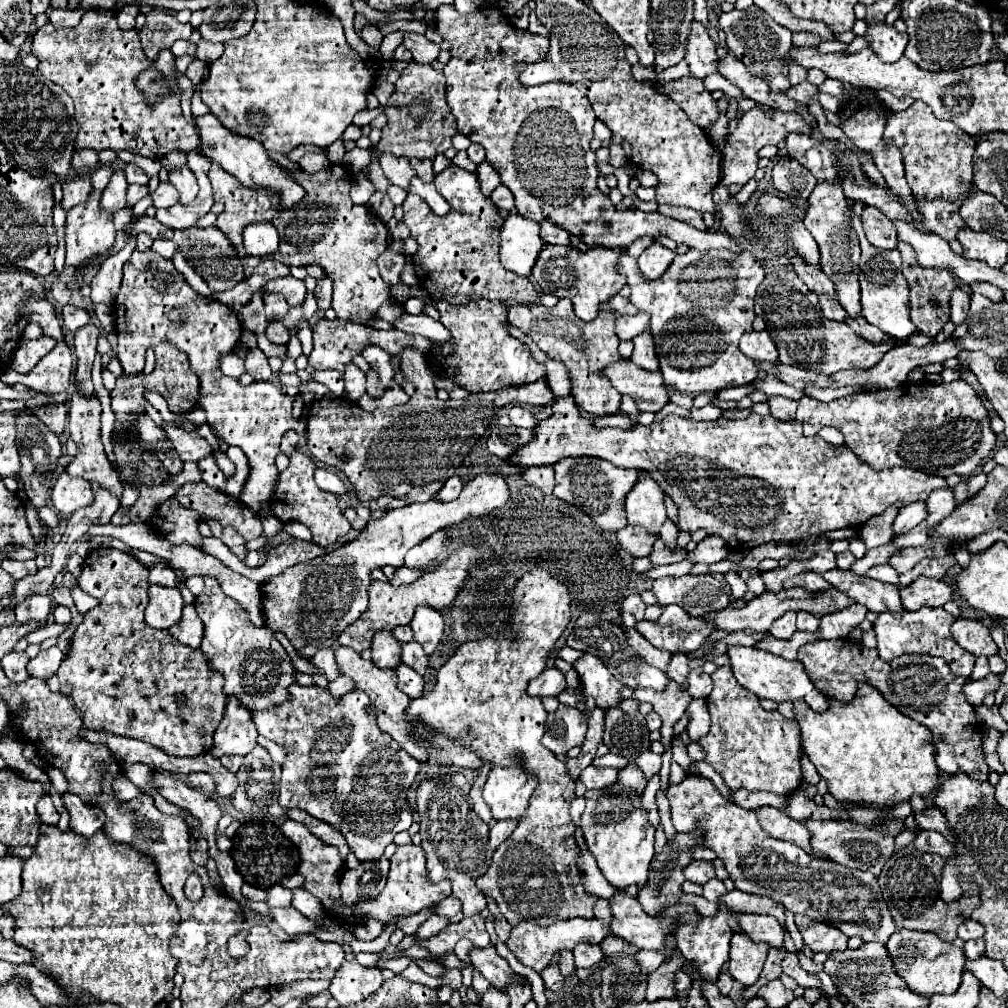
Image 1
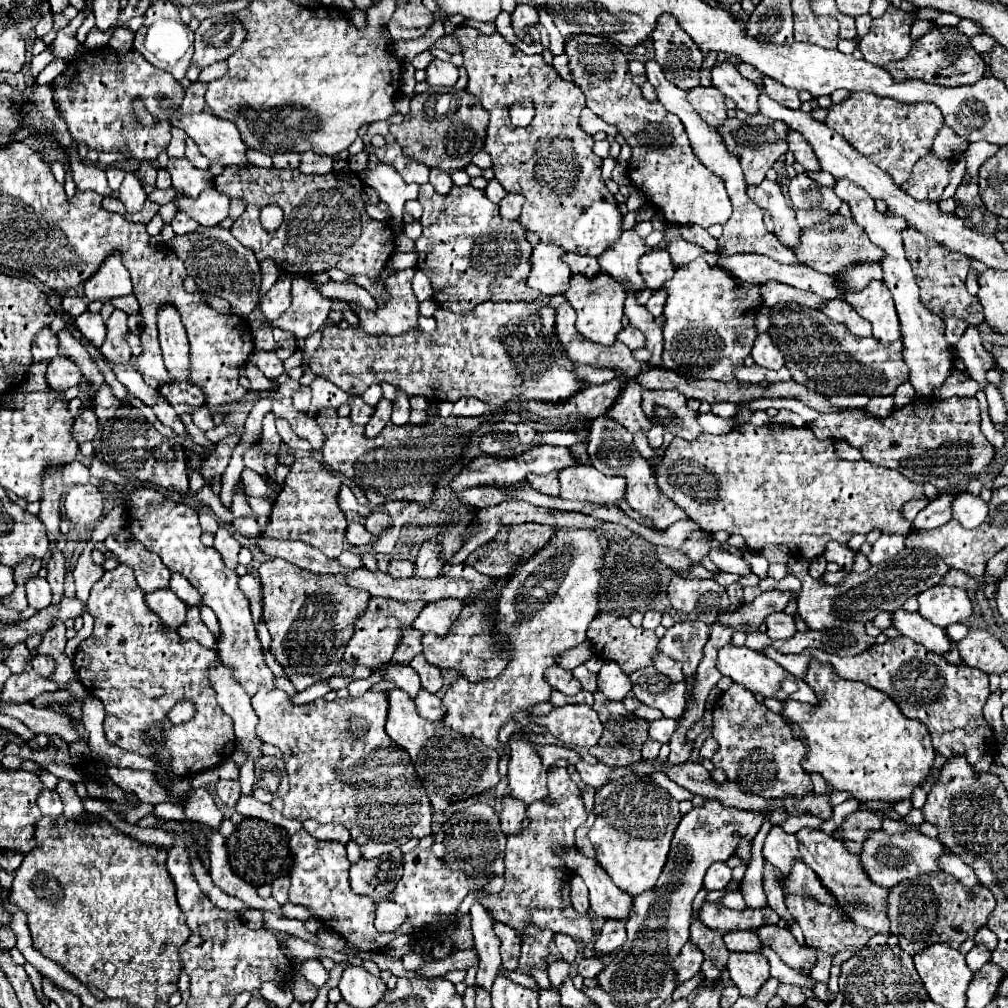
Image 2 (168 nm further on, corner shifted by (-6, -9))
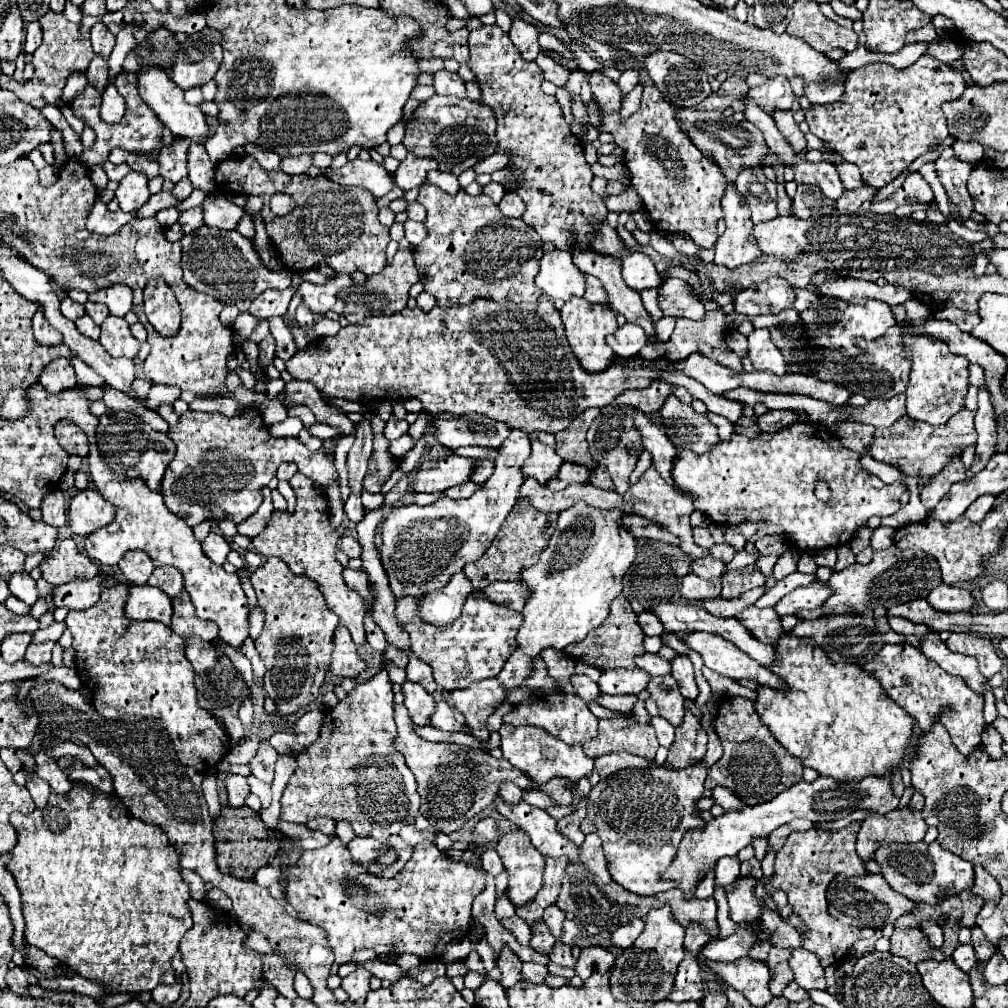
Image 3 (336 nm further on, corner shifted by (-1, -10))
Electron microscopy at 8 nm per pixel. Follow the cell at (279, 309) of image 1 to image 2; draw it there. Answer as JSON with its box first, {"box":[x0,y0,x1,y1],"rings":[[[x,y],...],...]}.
{"box":[259,273,291,319],"rings":[[[283,273],[277,279],[277,283],[269,289],[269,293],[263,295],[259,309],[267,319],[277,319],[287,311],[289,305],[291,305],[291,277]]]}

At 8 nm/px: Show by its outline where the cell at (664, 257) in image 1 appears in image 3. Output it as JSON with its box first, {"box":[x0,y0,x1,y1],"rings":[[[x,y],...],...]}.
{"box":[622,252,662,292],"rings":[[[634,252],[622,262],[622,276],[626,284],[636,292],[642,292],[646,288],[658,288],[662,284],[662,276],[658,274],[654,262],[648,254],[642,252]]]}

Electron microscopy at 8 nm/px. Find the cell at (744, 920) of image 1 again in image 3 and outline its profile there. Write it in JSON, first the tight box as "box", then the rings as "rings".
{"box":[788,948,826,990],"rings":[[[792,948],[788,964],[790,964],[792,972],[794,972],[794,982],[798,986],[802,986],[806,990],[810,990],[810,988],[826,990],[824,968],[820,966],[816,954],[808,952],[806,948]]]}

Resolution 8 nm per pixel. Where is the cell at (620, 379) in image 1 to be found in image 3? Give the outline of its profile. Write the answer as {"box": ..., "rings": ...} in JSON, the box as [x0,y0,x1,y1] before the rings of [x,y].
{"box":[660,394,720,454],"rings":[[[670,394],[662,404],[660,416],[664,434],[678,448],[688,448],[702,454],[706,450],[712,450],[712,446],[720,442],[718,432],[706,418],[706,414],[694,412],[692,406],[682,404],[674,394]]]}

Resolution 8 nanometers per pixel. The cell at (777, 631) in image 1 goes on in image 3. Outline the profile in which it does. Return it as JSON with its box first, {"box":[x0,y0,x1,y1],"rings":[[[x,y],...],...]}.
{"box":[736,606,784,644],"rings":[[[750,606],[746,608],[744,612],[740,612],[736,616],[742,626],[746,626],[750,630],[750,634],[754,638],[758,638],[760,642],[766,642],[766,644],[776,644],[778,638],[782,638],[784,634],[784,628],[780,624],[780,616],[772,610],[772,608],[756,608],[756,606]]]}

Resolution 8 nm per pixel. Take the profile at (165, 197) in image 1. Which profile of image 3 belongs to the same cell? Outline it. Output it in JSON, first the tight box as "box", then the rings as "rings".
{"box":[202,192,244,230],"rings":[[[208,192],[202,202],[202,216],[204,224],[222,230],[234,230],[238,220],[244,216],[244,210],[230,202],[226,194]]]}

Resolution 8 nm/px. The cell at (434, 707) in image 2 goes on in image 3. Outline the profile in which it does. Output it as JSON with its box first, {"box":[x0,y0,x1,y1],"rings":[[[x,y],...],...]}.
{"box":[430,702,464,732],"rings":[[[438,702],[434,714],[430,716],[430,726],[438,730],[448,730],[448,732],[462,732],[464,718],[458,710],[452,710],[446,702]]]}

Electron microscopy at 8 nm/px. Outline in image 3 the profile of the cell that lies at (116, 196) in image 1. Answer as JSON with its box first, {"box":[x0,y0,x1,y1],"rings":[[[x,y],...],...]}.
{"box":[116,172,150,212],"rings":[[[130,172],[124,176],[116,190],[116,198],[122,212],[136,212],[150,198],[146,176],[140,172]]]}

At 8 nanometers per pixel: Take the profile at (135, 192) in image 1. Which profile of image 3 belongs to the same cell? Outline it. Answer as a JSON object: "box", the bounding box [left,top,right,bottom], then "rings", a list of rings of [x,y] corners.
{"box":[172,178,194,200],"rings":[[[186,178],[186,180],[182,180],[182,182],[178,182],[178,184],[174,186],[172,196],[178,198],[178,200],[186,200],[186,198],[192,194],[192,190],[194,190],[194,186],[192,186],[192,184],[188,182],[188,178]]]}

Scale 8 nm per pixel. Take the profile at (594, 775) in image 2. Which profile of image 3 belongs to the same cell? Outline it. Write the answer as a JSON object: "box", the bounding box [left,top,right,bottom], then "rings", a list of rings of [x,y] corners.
{"box":[498,724,594,786],"rings":[[[502,724],[498,732],[502,736],[504,758],[512,762],[512,766],[522,770],[536,786],[542,786],[552,778],[568,778],[572,782],[578,782],[580,778],[586,778],[594,770],[594,760],[588,758],[580,746],[568,746],[540,728],[534,726],[516,728],[510,724]]]}

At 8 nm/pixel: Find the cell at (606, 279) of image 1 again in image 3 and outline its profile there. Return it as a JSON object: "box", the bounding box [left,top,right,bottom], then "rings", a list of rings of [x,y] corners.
{"box":[562,298,618,372],"rings":[[[572,298],[562,306],[562,322],[566,328],[566,338],[568,338],[574,354],[576,354],[576,358],[580,360],[582,368],[588,372],[606,370],[610,360],[614,358],[614,352],[610,350],[610,346],[606,344],[604,338],[608,334],[614,334],[614,330],[618,330],[614,310],[610,310],[608,306],[602,306],[602,304],[586,302],[582,298]]]}

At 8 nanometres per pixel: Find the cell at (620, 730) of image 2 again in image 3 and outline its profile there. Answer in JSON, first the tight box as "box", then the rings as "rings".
{"box":[572,676,600,702],"rings":[[[572,676],[572,686],[574,686],[574,694],[580,696],[586,702],[598,702],[600,690],[598,684],[592,682],[588,676]]]}

